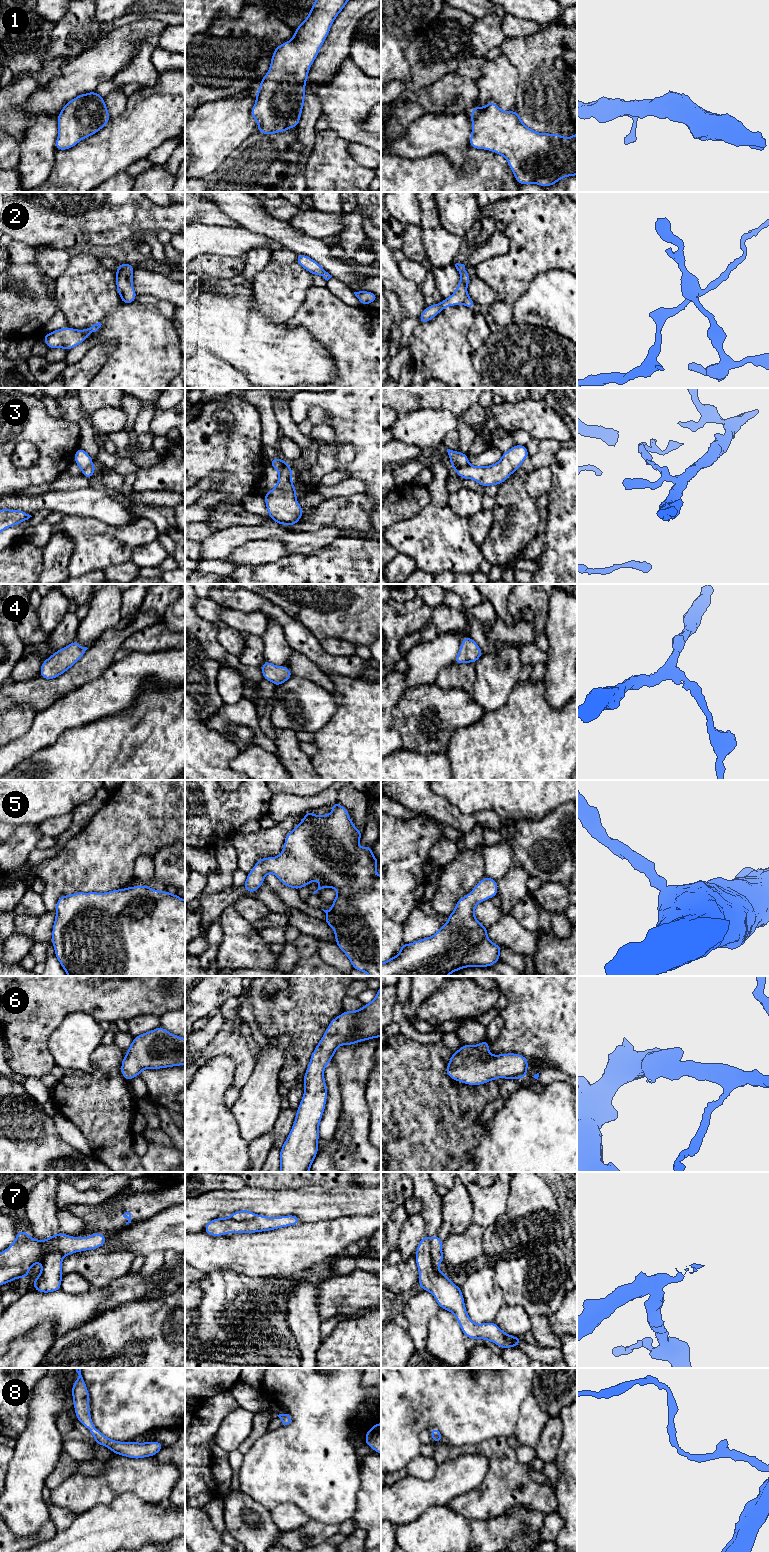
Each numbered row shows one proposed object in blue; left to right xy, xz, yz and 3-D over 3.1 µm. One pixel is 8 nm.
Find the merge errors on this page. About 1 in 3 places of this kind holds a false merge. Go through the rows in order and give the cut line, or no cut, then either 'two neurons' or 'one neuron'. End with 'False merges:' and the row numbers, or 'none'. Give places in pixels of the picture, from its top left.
1: cut none; one neuron
2: cut none; one neuron
3: cut yz (468, 463), (456, 471); two neurons
4: cut none; one neuron
5: cut none; one neuron
6: cut none; one neuron
7: cut xy (41, 1241), (47, 1249), (57, 1249), (63, 1256); two neurons
8: cut none; one neuron
False merges: 3, 7

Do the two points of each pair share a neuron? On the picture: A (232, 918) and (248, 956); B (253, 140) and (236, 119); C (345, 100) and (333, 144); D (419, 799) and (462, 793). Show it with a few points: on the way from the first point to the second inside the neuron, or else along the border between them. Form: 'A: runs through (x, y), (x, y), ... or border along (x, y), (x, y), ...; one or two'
A: runs through (234, 927), (243, 947); one
B: border along (256, 131), (245, 140); two
C: border along (328, 128), (332, 129), (349, 143); two
D: border along (432, 790), (445, 797), (459, 811); two

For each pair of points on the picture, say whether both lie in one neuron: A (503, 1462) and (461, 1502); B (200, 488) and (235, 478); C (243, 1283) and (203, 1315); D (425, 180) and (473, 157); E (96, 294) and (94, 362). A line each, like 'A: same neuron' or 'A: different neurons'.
A: same neuron
B: different neurons
C: same neuron
D: same neuron
E: different neurons

